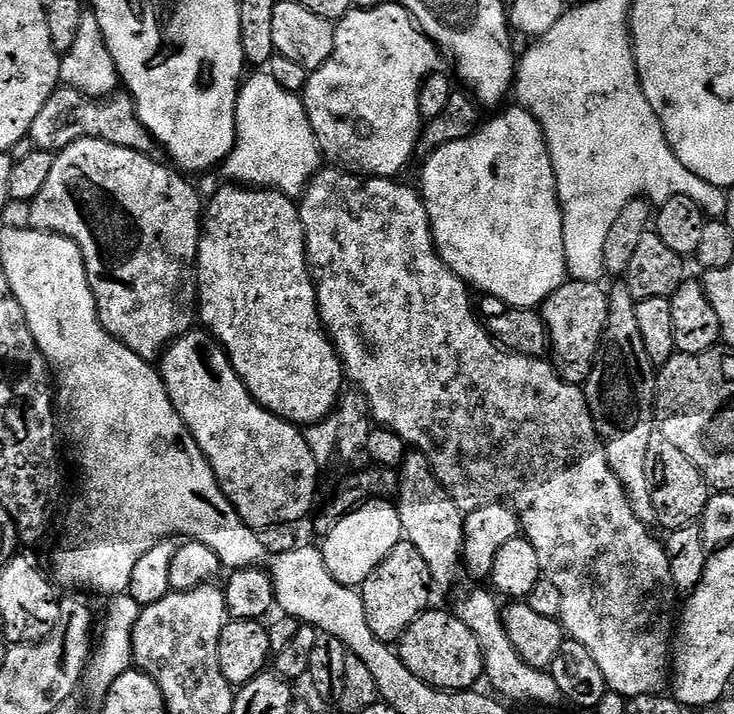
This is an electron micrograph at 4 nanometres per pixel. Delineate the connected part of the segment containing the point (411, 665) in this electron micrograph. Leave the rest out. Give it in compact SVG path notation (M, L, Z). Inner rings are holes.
M429 609L421 614L398 641L402 662L420 681L440 691L469 691L484 676L484 655L473 632L451 611Z

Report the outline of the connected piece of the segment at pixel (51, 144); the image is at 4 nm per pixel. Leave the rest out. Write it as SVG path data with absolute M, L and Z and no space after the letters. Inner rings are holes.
M67 86L57 87L46 106L38 110L38 118L34 118L30 126L27 139L32 140L31 147L55 154L70 146L75 140L85 138L105 140L114 146L145 154L151 153L151 148L154 148L153 138L146 126L142 126L131 96L116 94L111 98L93 98Z

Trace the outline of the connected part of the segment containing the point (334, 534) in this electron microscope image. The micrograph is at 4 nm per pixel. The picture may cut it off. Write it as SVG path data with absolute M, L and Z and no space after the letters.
M371 500L369 504L363 504L346 514L342 522L338 522L338 526L334 526L334 530L323 537L322 551L326 570L330 570L330 574L342 582L342 586L359 589L404 539L399 507L386 500Z

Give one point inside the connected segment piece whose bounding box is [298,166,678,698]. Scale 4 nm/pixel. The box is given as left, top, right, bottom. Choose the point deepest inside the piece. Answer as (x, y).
(496, 427)

